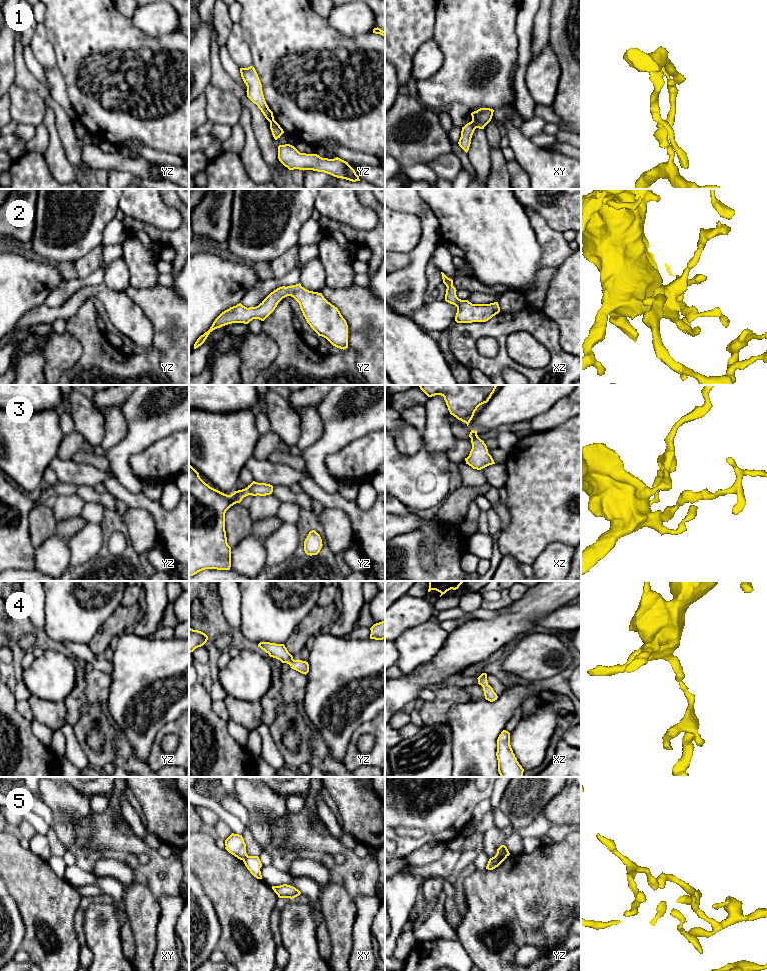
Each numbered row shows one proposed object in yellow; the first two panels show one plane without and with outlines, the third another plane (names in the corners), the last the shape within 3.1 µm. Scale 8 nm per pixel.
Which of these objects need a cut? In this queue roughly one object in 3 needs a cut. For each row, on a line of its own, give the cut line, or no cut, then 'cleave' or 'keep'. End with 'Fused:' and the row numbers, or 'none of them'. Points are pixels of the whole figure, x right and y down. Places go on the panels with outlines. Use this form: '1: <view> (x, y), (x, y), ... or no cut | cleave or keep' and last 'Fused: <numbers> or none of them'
1: xy (471, 121), (476, 127) | cleave
2: no cut | keep
3: no cut | keep
4: no cut | keep
5: yz (495, 855), (506, 856) | cleave
Fused: 1, 5

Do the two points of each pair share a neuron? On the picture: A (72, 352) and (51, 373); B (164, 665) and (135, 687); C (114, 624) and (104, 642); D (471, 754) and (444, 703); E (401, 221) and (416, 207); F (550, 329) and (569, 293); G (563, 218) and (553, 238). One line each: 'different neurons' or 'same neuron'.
A: same neuron
B: same neuron
C: same neuron
D: different neurons
E: different neurons
F: different neurons
G: different neurons

